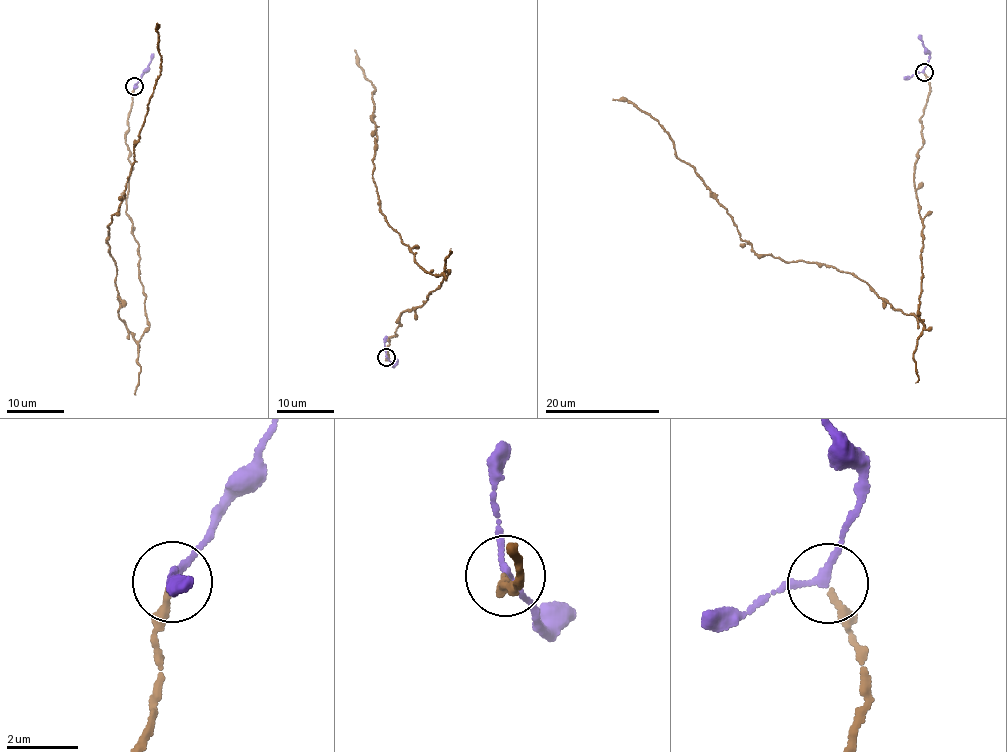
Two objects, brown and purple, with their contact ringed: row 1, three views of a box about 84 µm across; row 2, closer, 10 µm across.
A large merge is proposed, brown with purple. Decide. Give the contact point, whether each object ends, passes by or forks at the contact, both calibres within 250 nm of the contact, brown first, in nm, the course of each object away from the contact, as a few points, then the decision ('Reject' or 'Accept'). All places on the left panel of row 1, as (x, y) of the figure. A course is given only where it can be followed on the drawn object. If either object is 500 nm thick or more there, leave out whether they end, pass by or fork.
Place: (134, 86). At the ring brown ends. At the ring purple passes by. Thickness 240 nm (brown) against 190 nm. Course of brown: (134, 87), (125, 214), (149, 325), (136, 340), (117, 312), (107, 226), (161, 69), (157, 23). Course of purple: (134, 87), (153, 54). Accept

